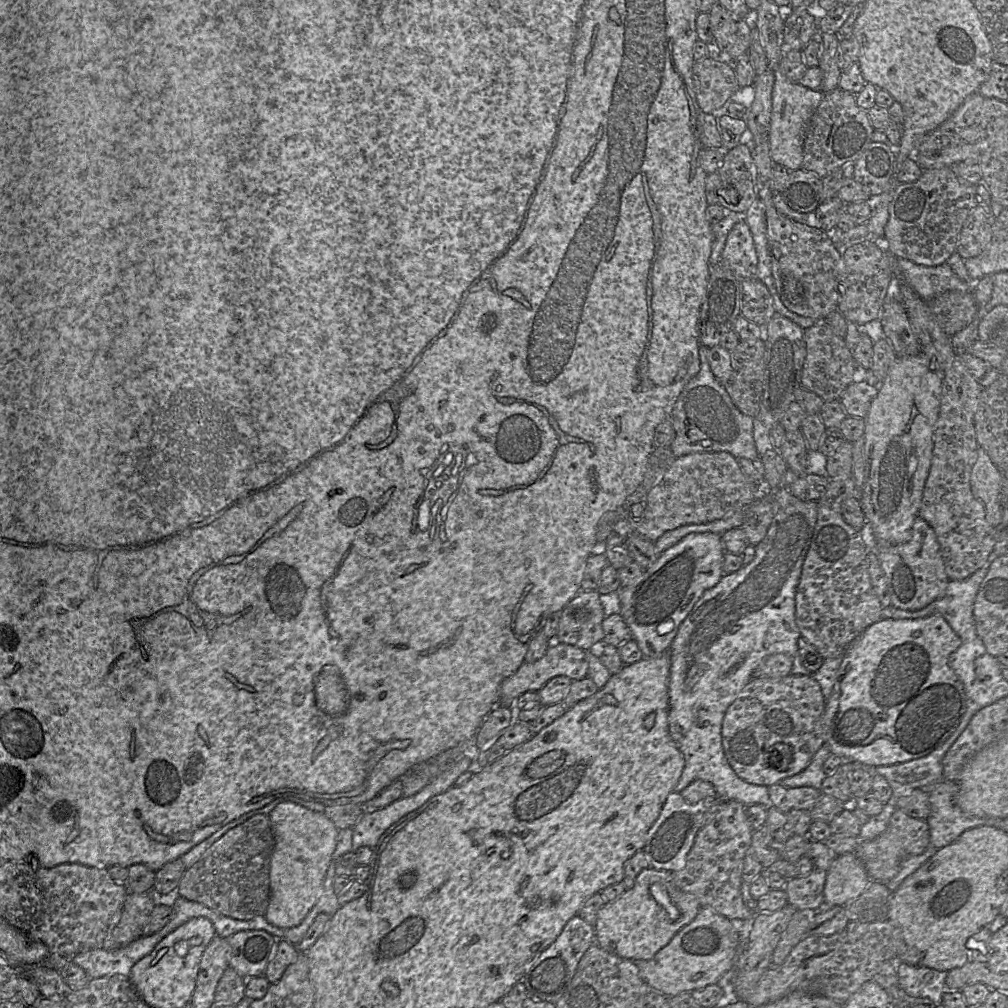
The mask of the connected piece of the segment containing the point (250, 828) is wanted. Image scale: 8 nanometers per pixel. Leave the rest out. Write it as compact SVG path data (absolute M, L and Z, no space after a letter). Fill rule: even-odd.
M255 815L230 829L214 842L194 865L186 869L175 895L201 903L238 920L250 920L256 916L264 916L270 899L269 870L273 848L274 836L268 815Z

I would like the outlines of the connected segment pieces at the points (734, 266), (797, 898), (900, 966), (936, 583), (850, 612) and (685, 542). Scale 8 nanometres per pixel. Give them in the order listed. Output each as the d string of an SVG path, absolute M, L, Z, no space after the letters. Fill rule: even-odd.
M744 219L730 231L720 264L741 280L756 278L758 257L751 231Z
M814 869L809 875L789 879L784 886L788 905L796 910L820 911L825 906L824 886L827 871Z
M896 962L896 970L898 985L909 996L930 999L935 1005L942 1005L948 972L906 962Z
M922 517L916 518L908 542L880 550L877 557L887 579L893 607L908 611L921 610L944 596L950 579L945 571L936 534Z
M848 477L846 479L833 479L829 481L829 486L826 493L817 502L818 503L817 522L815 525L810 547L808 549L807 555L803 563L800 582L797 587L795 596L795 606L796 606L795 617L796 617L796 624L798 626L800 634L804 639L806 639L811 645L813 645L816 648L816 650L824 660L829 658L841 657L844 654L847 647L865 629L867 629L872 624L879 622L880 620L886 620L886 619L881 619L881 611L883 609L883 606L881 605L879 598L875 594L870 580L870 575L868 571L868 559L867 559L869 549L868 549L868 538L866 537L866 533L858 532L854 528L852 528L849 524L845 522L841 513L843 502L851 497L858 498L858 490L852 477Z
M690 533L658 556L646 569L640 582L630 587L620 587L620 615L627 624L631 638L643 653L643 658L655 658L669 648L681 623L707 589L722 578L725 549L721 535L715 533ZM672 621L672 631L660 635L657 627Z

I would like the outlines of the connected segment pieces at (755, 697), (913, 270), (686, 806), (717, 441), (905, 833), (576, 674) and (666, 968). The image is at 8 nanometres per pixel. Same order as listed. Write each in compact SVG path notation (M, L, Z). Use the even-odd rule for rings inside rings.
M789 674L781 678L753 678L727 708L722 723L725 756L745 782L772 786L803 771L814 754L825 744L824 710L826 700L812 675Z
M898 258L897 273L926 302L950 290L972 292L972 288L955 274L948 263L929 267Z
M671 792L661 810L661 813L646 835L643 852L651 868L674 872L682 869L686 856L691 850L697 833L704 827L720 808L723 801L720 798L703 800L689 804L678 792Z
M699 346L700 370L686 384L671 412L675 438L670 445L677 457L692 453L728 452L736 459L760 459L753 437L753 418L743 414L732 402L722 383L711 371L709 348Z
M896 809L886 830L872 840L860 841L854 853L862 861L871 880L885 884L898 874L904 859L922 854L929 845L930 834L926 820L913 818Z
M553 641L540 659L533 663L523 662L513 675L502 682L499 705L514 707L515 701L520 695L528 691L538 692L549 680L557 676L566 676L573 681L588 677L588 666L587 651Z
M701 907L695 919L683 927L652 959L634 961L641 978L667 997L718 984L721 977L733 968L741 921L729 920L710 907Z

